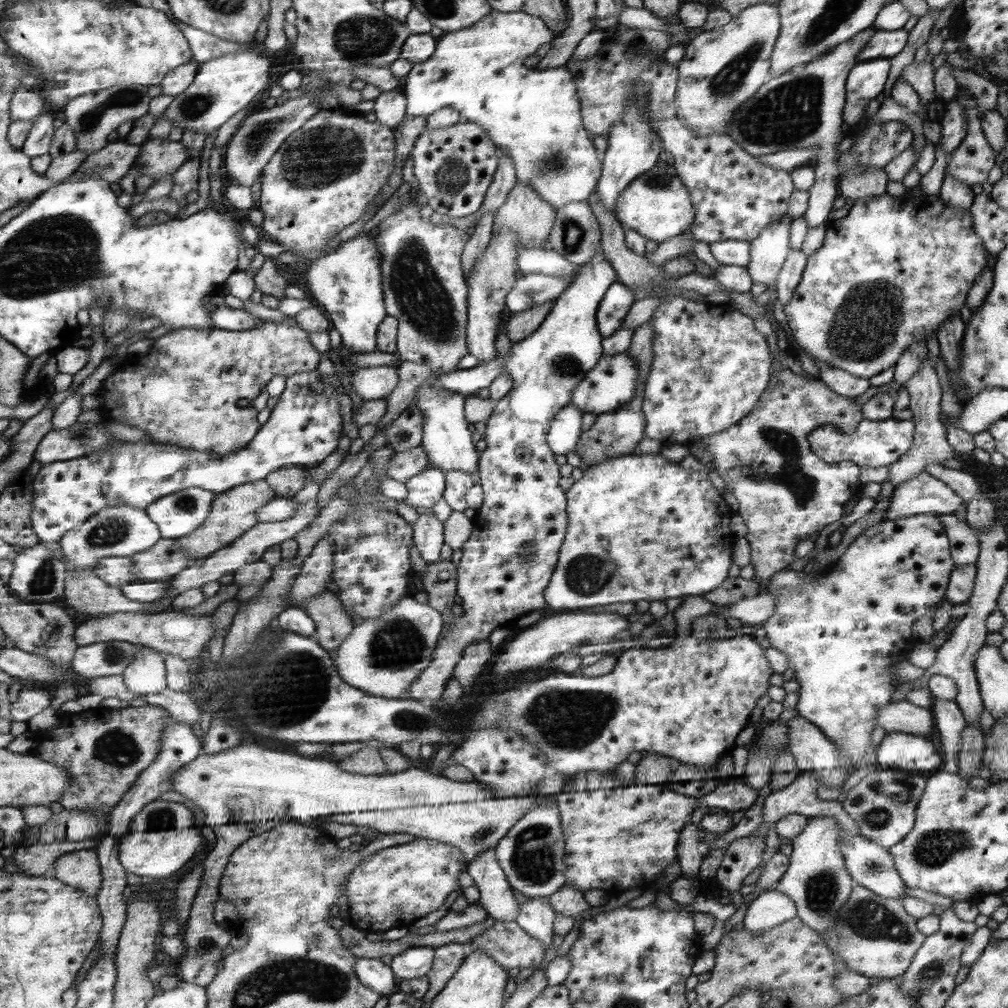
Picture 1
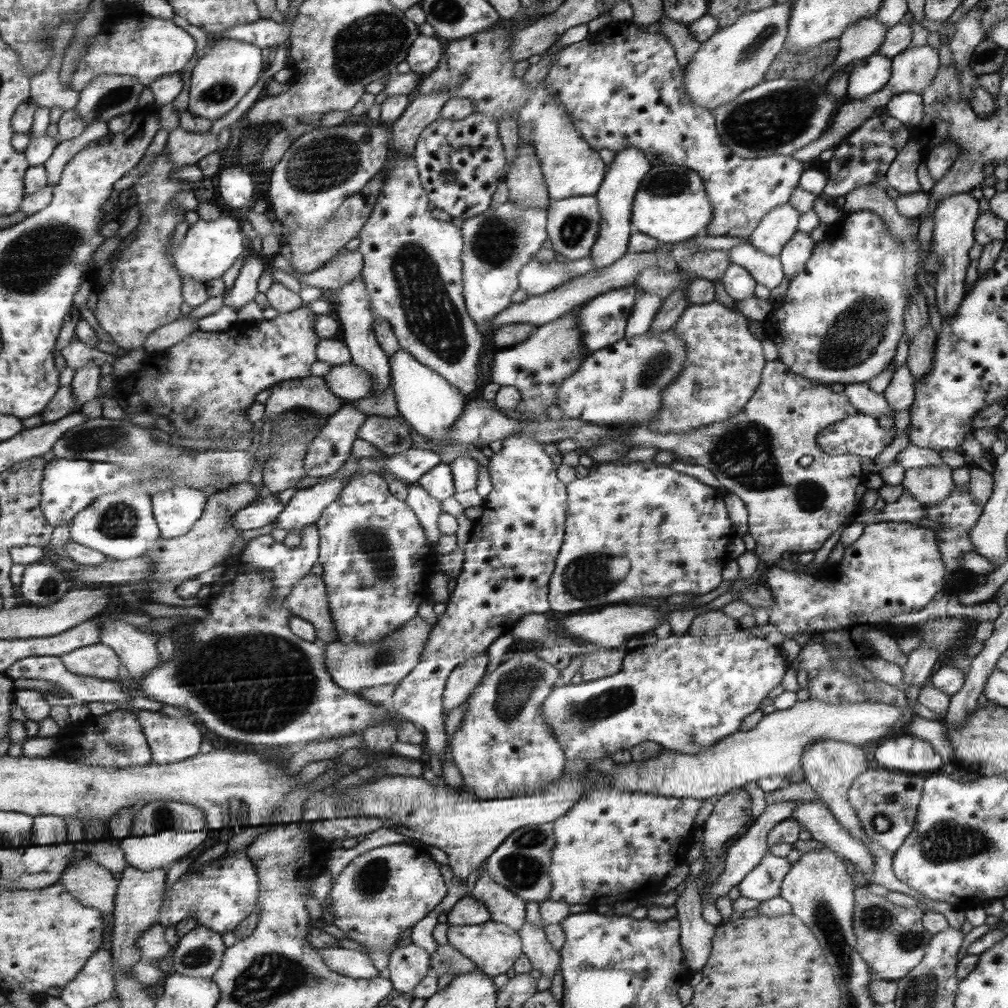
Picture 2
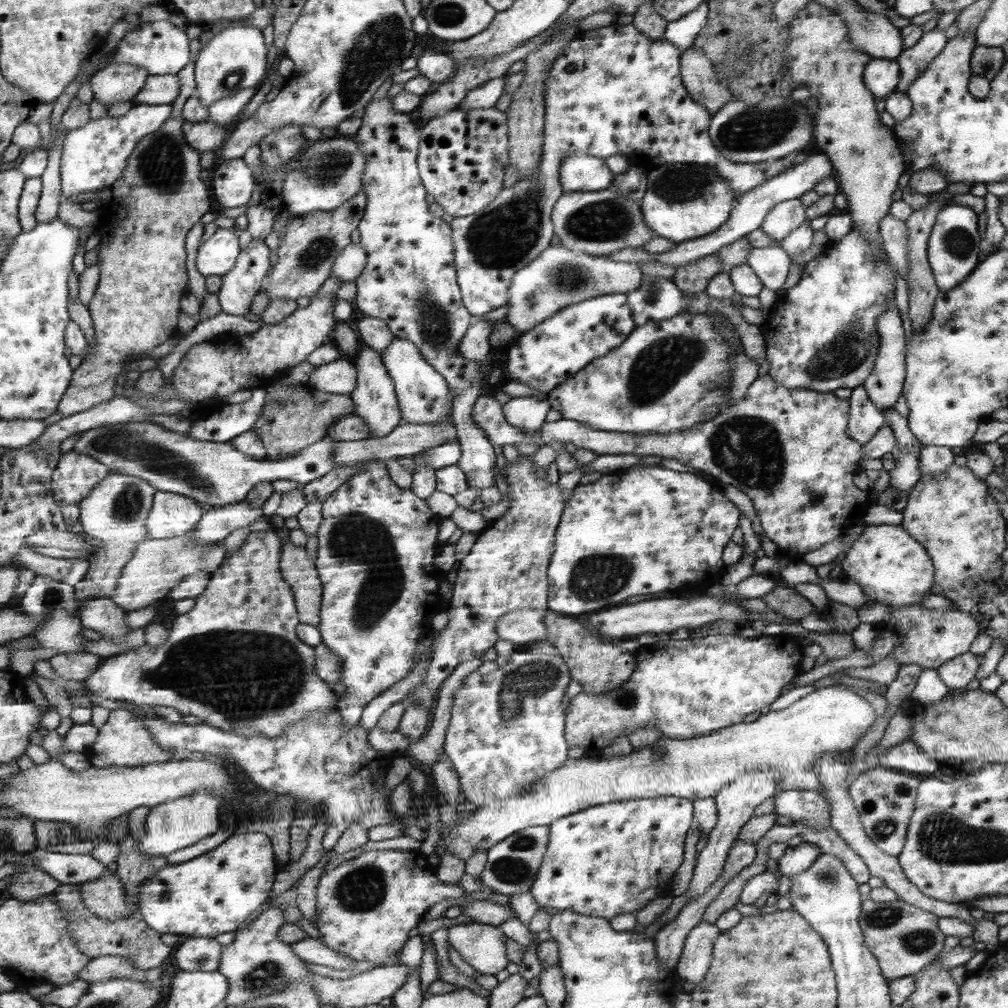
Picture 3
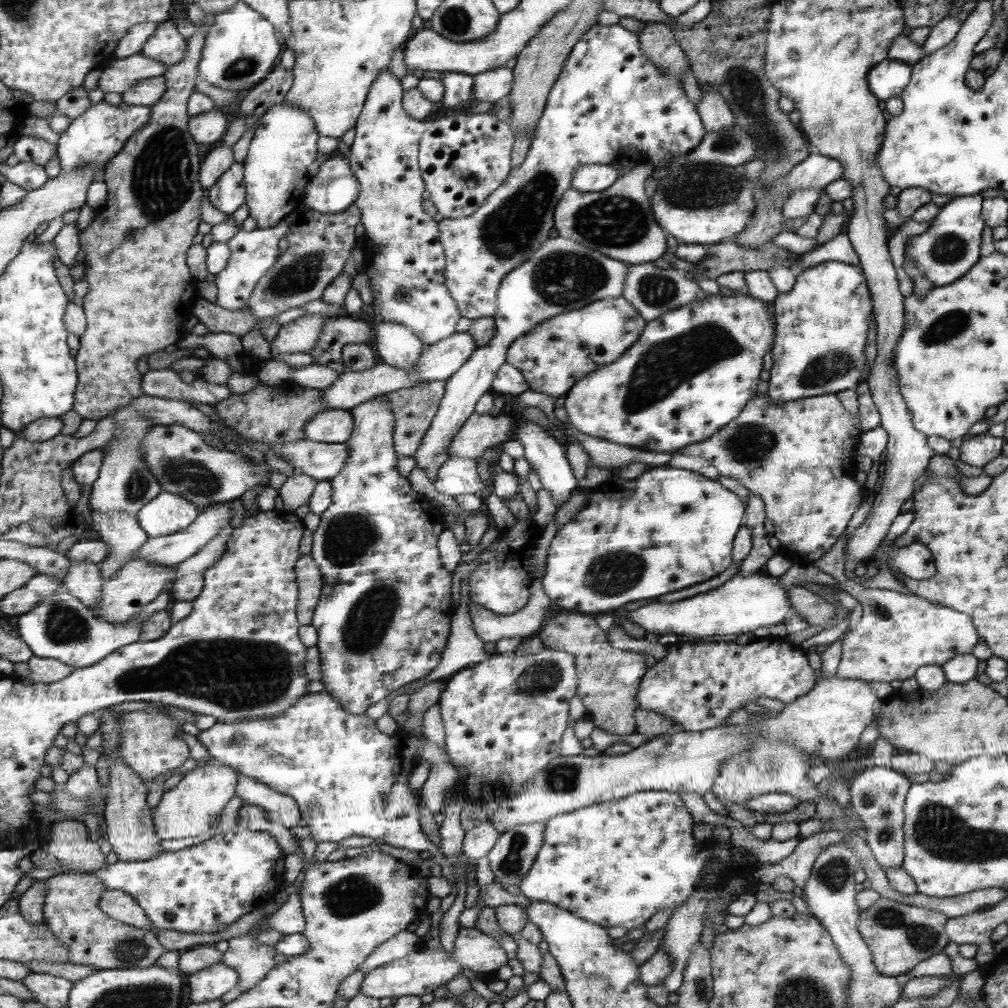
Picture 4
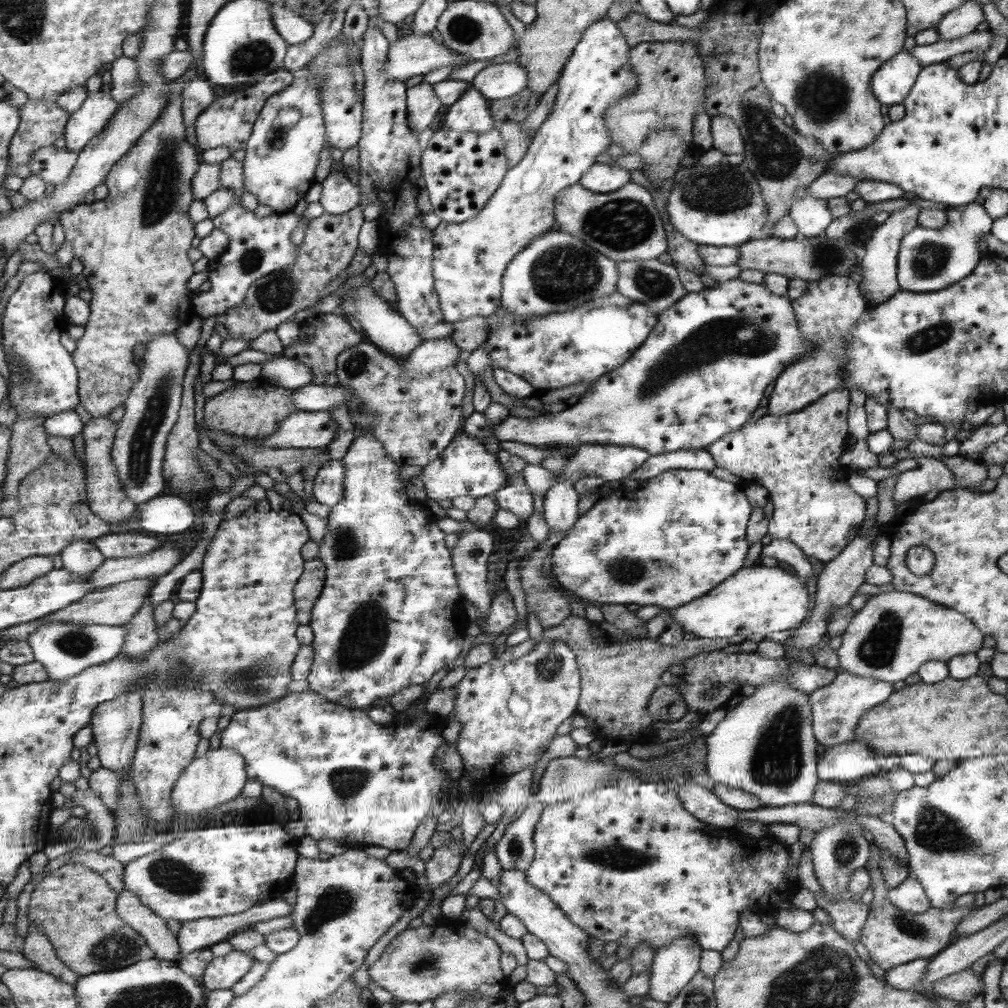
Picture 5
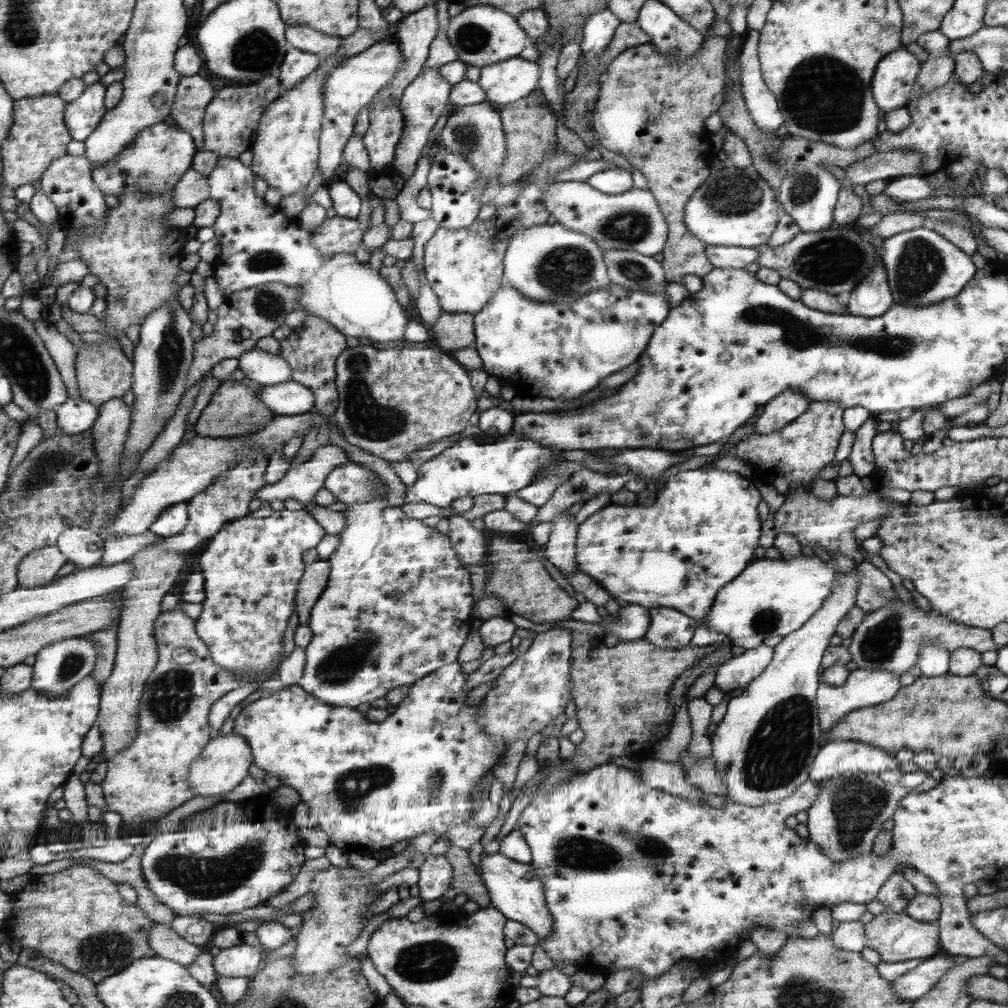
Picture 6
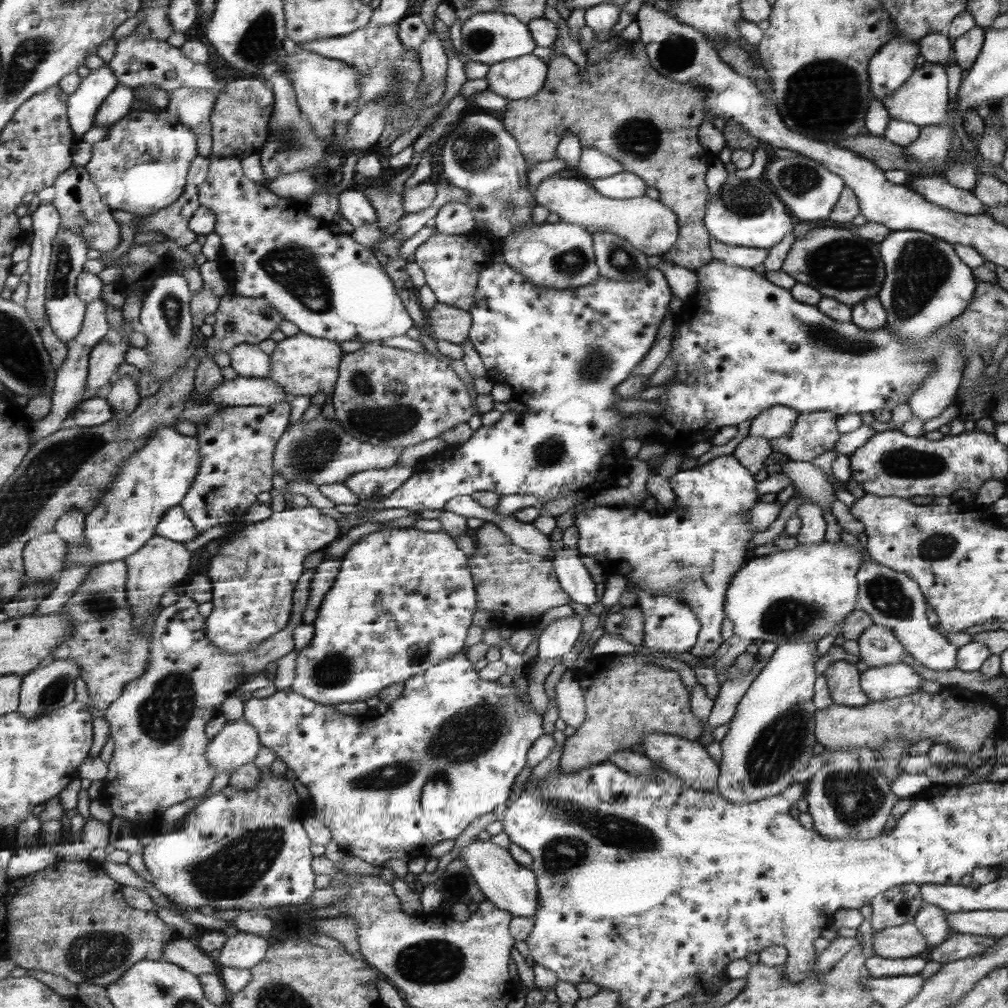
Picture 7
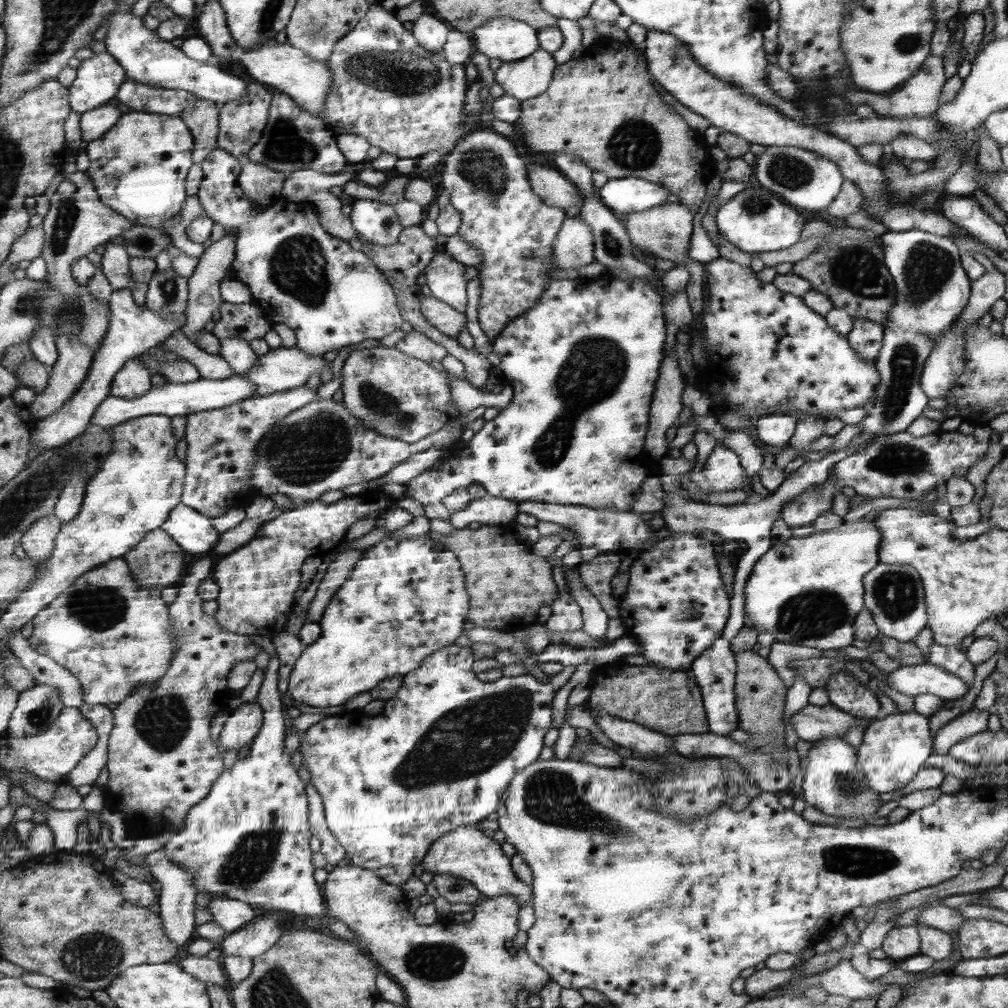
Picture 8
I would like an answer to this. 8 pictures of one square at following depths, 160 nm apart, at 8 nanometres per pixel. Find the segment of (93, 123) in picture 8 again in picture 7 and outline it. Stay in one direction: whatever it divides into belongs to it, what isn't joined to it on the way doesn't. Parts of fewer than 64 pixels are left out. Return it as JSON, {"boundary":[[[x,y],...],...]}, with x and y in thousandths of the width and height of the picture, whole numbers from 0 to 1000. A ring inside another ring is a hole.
{"boundary":[[[116,84],[109,96],[102,102],[94,124],[108,126],[124,117],[132,109],[135,100],[134,89],[128,85]]]}

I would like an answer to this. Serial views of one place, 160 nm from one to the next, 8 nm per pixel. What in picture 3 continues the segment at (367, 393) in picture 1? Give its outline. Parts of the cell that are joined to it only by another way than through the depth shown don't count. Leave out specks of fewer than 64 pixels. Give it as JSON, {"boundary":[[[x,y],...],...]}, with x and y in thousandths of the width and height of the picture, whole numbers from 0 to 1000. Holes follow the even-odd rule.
{"boundary":[[[340,354],[312,364],[305,379],[314,388],[346,392],[353,384],[353,367],[349,358]]]}

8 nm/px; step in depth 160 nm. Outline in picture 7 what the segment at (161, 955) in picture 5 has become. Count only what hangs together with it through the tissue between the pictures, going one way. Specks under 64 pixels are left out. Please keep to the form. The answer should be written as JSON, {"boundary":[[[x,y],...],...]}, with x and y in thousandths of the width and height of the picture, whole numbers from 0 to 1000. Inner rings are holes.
{"boundary":[[[178,929],[166,938],[163,950],[194,968],[196,966],[215,964],[215,962],[211,962],[209,952],[203,946],[199,946],[197,938],[193,940],[188,934]]]}

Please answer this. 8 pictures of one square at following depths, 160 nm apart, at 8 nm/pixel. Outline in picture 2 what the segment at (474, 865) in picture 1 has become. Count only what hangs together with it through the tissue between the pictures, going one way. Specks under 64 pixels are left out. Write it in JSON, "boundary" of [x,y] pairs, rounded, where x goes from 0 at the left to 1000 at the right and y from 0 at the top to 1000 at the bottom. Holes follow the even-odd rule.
{"boundary":[[[481,855],[476,859],[476,868],[473,868],[473,871],[466,889],[481,898],[487,914],[501,917],[514,926],[515,921],[522,915],[520,910],[522,894],[493,877],[485,869]]]}

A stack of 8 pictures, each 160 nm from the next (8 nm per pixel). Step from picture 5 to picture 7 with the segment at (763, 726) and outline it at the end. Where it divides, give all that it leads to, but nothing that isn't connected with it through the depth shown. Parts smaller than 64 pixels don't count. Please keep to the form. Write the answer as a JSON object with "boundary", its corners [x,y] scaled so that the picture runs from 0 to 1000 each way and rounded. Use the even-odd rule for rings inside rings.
{"boundary":[[[781,637],[770,641],[759,661],[743,679],[741,687],[733,694],[729,708],[721,718],[723,724],[714,734],[715,752],[712,756],[714,764],[711,781],[708,786],[726,797],[751,796],[757,792],[776,787],[787,778],[787,770],[791,764],[797,764],[803,752],[807,752],[805,742],[809,740],[809,700],[808,700],[808,660],[811,654],[811,637]]]}

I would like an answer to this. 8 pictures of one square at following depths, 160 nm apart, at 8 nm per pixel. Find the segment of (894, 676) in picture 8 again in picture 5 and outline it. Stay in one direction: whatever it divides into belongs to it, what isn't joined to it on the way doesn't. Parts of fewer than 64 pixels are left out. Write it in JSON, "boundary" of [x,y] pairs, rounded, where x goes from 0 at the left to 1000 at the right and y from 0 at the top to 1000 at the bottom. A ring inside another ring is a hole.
{"boundary":[[[832,667],[823,680],[809,685],[804,689],[803,695],[807,706],[808,732],[811,732],[815,744],[848,734],[847,724],[856,708],[870,699],[875,699],[885,688],[886,683],[883,678],[840,667]]]}

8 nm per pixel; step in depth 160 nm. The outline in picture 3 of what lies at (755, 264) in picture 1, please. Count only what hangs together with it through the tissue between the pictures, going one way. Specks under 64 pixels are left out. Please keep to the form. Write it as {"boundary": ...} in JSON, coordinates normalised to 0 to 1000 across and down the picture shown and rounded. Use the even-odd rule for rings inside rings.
{"boundary":[[[792,197],[773,200],[756,218],[757,233],[775,241],[785,229],[801,219],[799,208]]]}

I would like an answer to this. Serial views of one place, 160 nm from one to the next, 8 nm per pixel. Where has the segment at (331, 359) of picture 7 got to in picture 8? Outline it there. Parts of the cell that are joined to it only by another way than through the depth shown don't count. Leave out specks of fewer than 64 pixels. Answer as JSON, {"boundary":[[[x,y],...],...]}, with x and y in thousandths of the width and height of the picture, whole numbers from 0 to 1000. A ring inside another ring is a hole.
{"boundary":[[[278,343],[274,346],[267,346],[263,351],[255,354],[247,369],[241,371],[240,374],[247,376],[253,382],[252,393],[261,393],[301,383],[309,371],[316,372],[325,360],[319,352],[310,352],[293,343]]]}

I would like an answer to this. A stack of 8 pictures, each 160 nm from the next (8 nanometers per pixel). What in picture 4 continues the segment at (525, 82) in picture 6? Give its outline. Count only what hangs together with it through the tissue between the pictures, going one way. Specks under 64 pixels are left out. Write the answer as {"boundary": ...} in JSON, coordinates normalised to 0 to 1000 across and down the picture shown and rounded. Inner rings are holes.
{"boundary":[[[502,65],[468,74],[469,100],[491,102],[503,95],[509,85],[509,70]]]}

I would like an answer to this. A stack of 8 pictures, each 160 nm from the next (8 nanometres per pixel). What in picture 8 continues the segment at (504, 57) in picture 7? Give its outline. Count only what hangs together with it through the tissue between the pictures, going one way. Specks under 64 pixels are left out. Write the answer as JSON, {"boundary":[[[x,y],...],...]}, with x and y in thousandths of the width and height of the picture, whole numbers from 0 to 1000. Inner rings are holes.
{"boundary":[[[506,18],[487,19],[472,26],[466,33],[471,53],[480,54],[484,60],[493,58],[498,63],[517,61],[535,49],[533,29],[524,23]]]}

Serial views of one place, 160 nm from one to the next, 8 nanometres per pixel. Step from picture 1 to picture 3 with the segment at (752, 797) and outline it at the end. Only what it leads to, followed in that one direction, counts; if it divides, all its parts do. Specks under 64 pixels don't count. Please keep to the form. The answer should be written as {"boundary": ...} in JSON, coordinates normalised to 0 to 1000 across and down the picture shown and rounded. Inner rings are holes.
{"boundary":[[[672,791],[635,792],[603,796],[597,799],[586,800],[584,803],[575,804],[562,811],[554,812],[553,814],[549,814],[546,817],[545,837],[542,839],[542,847],[538,851],[538,858],[535,860],[534,869],[531,870],[526,887],[534,899],[539,901],[564,903],[572,907],[582,908],[583,910],[596,910],[604,913],[611,907],[616,907],[616,905],[630,906],[648,891],[665,887],[669,865],[674,857],[676,857],[676,851],[678,851],[678,833],[682,829],[684,817],[686,817],[686,796],[684,796],[684,793]]]}

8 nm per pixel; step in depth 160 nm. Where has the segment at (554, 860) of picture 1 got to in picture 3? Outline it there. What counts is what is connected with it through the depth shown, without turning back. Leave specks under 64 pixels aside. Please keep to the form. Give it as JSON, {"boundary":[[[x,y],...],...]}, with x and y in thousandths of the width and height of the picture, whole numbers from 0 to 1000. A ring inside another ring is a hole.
{"boundary":[[[525,819],[499,831],[482,843],[482,856],[474,872],[488,885],[498,888],[513,889],[526,885],[542,847],[545,829],[546,819]]]}

